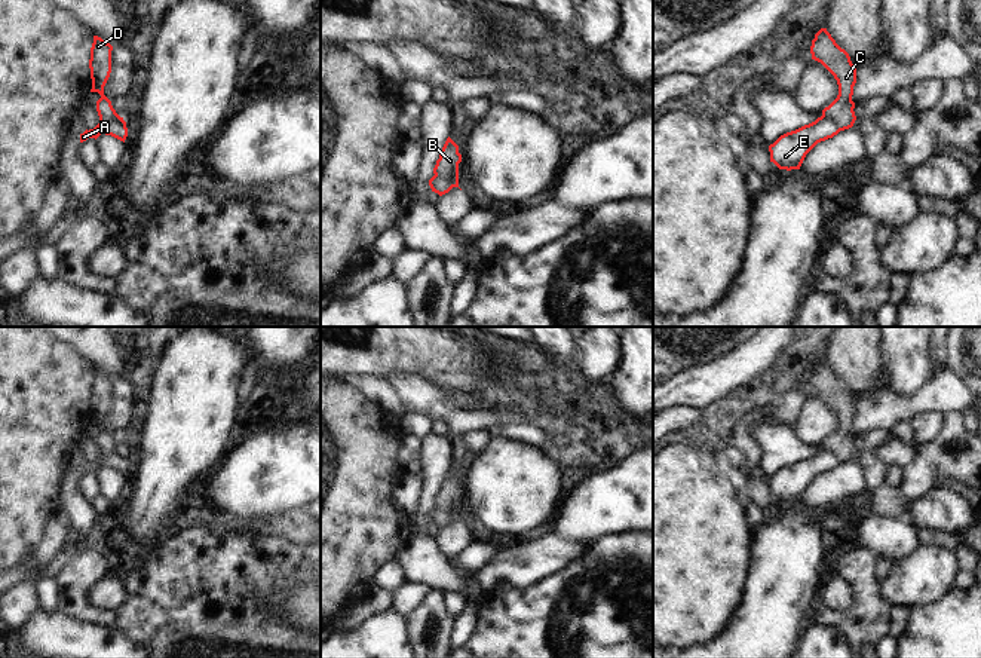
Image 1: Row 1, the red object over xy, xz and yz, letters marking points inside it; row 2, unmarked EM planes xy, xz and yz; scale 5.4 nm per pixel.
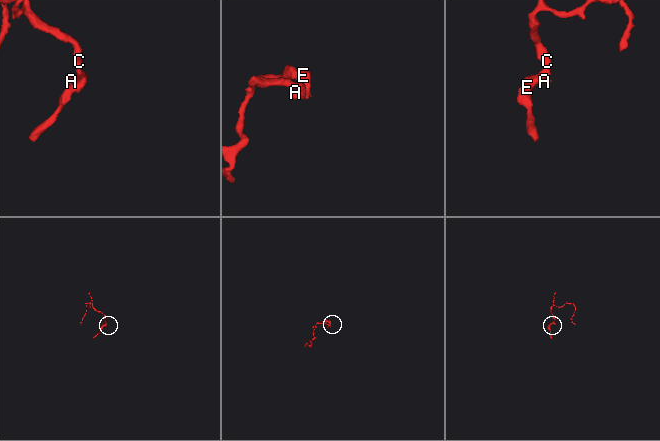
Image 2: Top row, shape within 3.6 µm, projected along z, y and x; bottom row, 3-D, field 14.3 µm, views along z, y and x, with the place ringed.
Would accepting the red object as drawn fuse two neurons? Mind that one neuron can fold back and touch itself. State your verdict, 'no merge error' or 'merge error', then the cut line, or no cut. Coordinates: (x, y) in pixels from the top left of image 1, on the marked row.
merge error | xy (119, 116), (110, 121), (100, 132)

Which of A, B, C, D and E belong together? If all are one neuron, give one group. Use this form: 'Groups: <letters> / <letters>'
Groups: A C D / B E

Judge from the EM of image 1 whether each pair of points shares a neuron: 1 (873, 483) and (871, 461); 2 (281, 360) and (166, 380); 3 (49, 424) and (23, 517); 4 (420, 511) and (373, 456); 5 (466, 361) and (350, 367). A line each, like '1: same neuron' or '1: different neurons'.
1: same neuron
2: different neurons
3: same neuron
4: different neurons
5: same neuron

